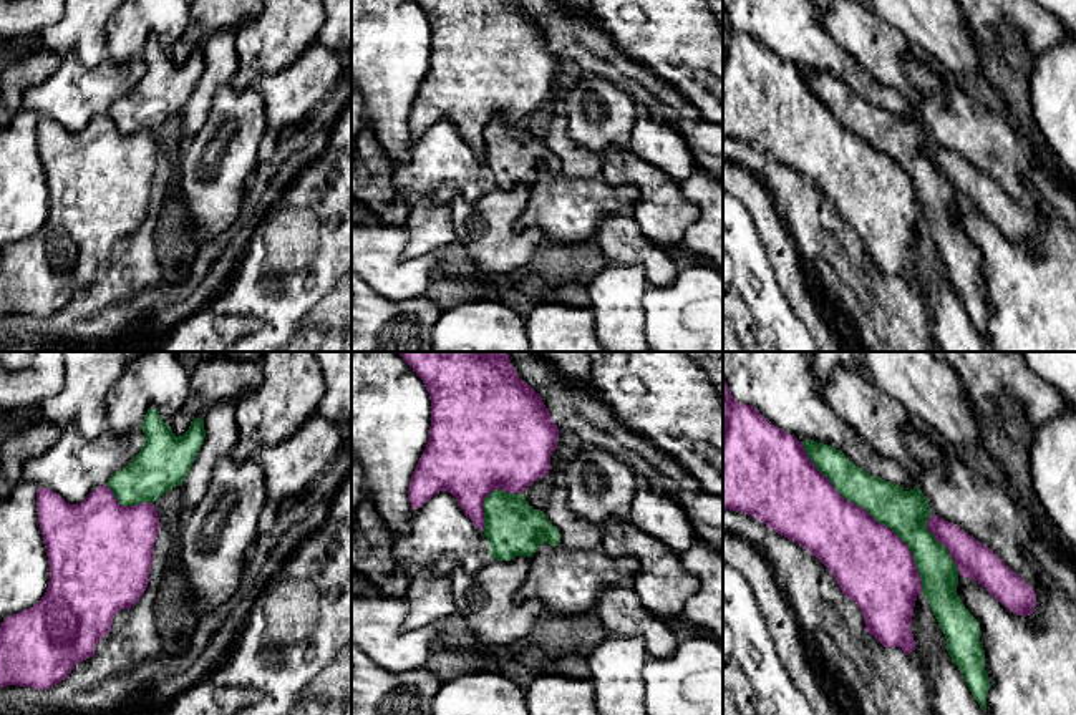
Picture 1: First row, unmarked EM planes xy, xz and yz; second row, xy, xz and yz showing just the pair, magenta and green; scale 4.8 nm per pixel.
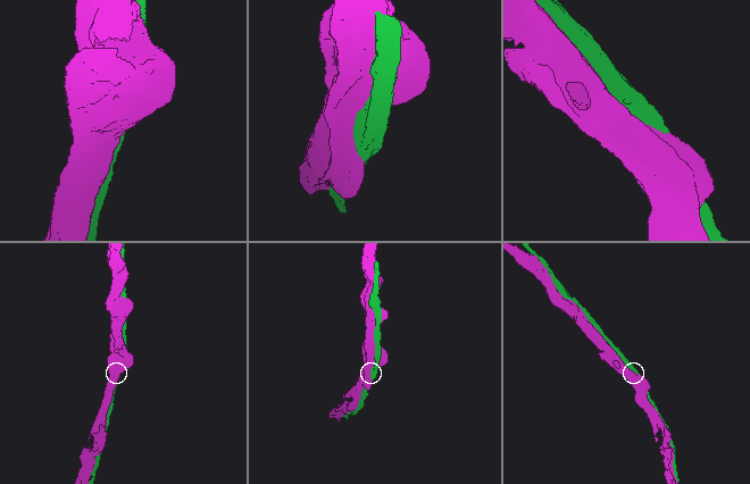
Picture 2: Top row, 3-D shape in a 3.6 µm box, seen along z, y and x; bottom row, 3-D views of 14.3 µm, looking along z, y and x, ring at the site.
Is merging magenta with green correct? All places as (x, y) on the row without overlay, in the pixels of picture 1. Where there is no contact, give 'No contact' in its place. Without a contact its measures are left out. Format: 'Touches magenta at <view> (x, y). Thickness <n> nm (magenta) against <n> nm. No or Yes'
Touches magenta at yz (869, 143). Thickness 380 nm (magenta) against 220 nm. No

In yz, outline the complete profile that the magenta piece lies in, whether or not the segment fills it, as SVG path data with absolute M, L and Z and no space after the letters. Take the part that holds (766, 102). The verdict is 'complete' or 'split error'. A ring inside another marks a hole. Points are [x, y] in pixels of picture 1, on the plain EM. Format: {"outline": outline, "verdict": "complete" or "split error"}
{"outline": "M723 7L723 138L749 143L797 171L834 204L860 237L865 259L885 277L915 279L910 259L922 209L909 174L864 136L847 129L806 83L802 71L733 27Z", "verdict": "complete"}

